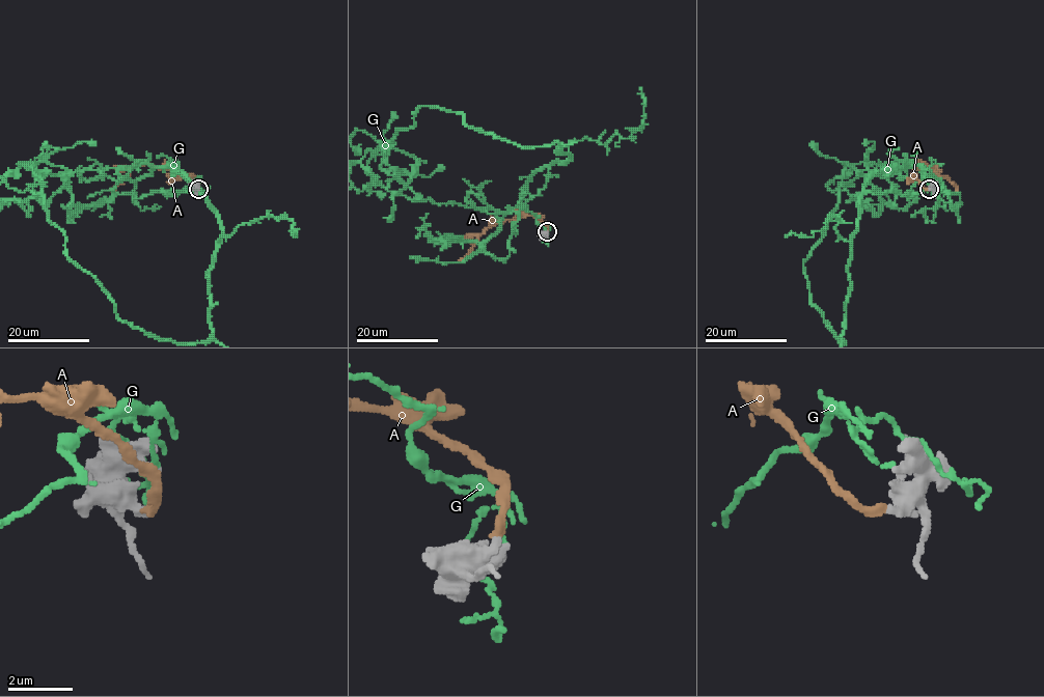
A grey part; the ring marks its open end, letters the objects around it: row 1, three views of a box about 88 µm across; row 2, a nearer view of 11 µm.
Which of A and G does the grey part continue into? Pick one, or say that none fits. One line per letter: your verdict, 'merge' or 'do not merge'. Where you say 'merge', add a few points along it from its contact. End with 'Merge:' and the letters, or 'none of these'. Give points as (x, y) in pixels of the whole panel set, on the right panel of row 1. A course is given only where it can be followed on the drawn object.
A: merge; course (930, 189), (913, 176), (913, 170), (922, 164), (930, 165), (957, 190)
G: do not merge
Merge: A

